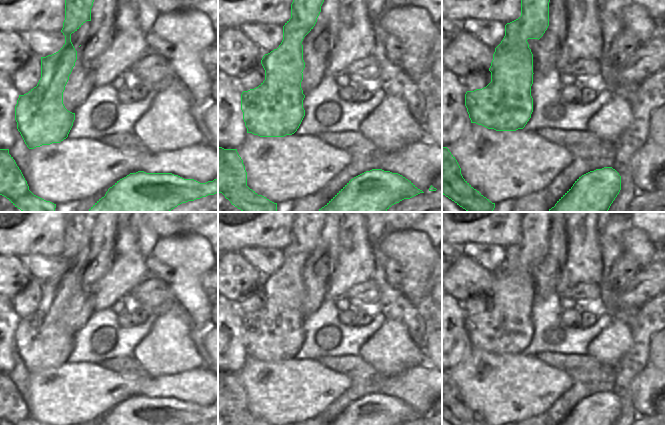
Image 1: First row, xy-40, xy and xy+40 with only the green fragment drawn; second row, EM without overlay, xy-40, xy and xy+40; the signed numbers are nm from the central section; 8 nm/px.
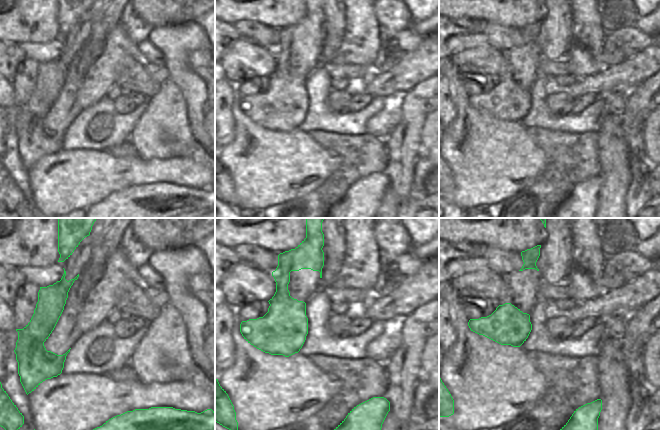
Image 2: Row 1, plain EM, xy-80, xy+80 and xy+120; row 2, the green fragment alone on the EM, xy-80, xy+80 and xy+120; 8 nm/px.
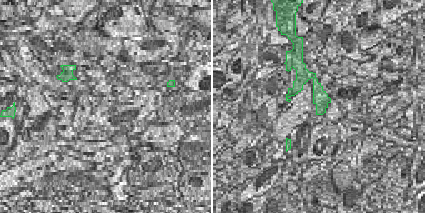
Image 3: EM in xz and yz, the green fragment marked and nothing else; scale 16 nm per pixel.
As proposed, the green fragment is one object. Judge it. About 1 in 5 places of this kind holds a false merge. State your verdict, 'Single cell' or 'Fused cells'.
Fused cells

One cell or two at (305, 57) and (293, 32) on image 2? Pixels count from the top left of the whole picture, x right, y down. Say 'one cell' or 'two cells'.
one cell

